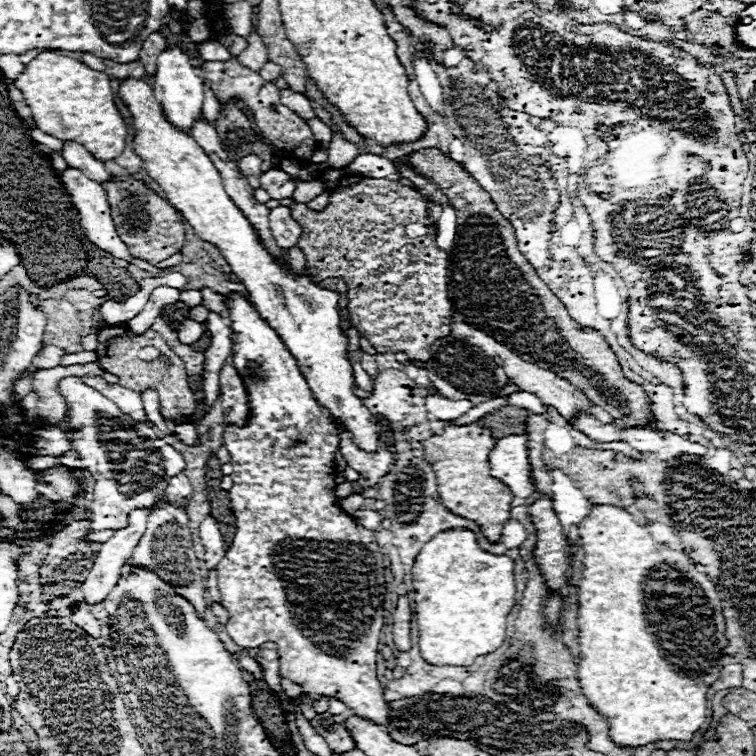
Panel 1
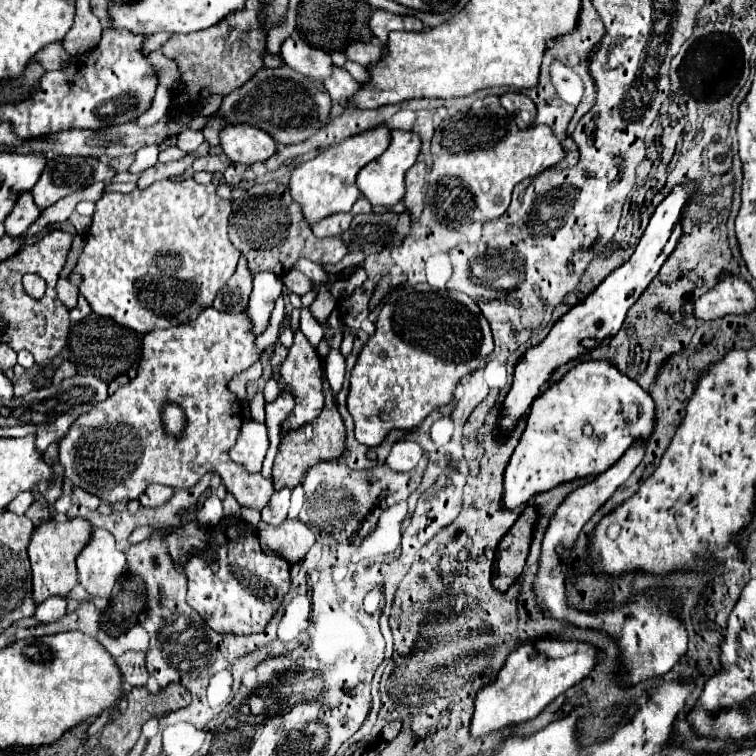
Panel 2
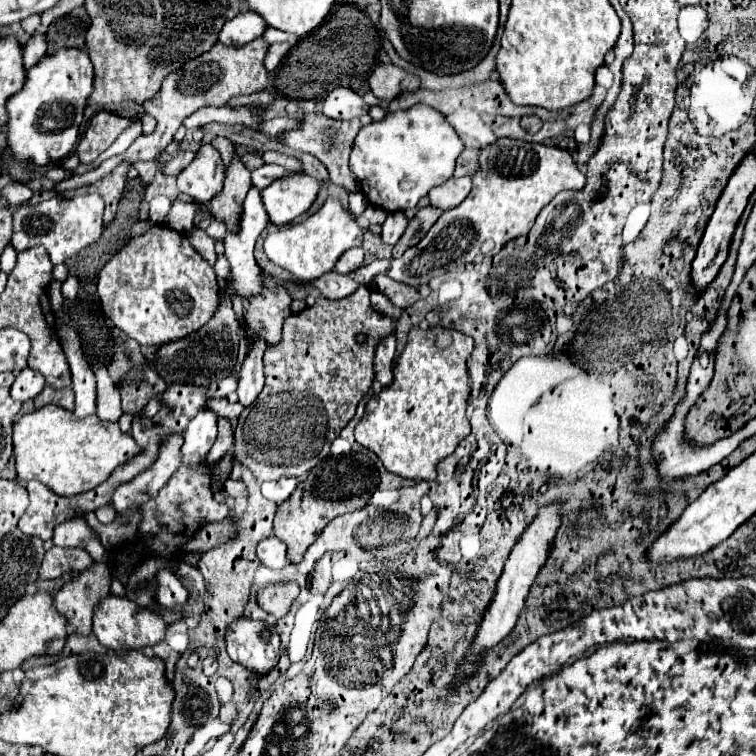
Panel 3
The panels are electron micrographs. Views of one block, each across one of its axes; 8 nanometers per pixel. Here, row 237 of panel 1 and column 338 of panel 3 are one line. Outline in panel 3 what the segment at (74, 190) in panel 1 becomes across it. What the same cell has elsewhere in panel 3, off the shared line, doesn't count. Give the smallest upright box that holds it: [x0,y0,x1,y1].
[322,86,368,120]

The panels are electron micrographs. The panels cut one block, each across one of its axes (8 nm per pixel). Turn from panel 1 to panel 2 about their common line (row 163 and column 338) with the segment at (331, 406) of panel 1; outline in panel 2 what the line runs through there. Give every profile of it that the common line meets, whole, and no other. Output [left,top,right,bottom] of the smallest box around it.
[288,124,392,224]

